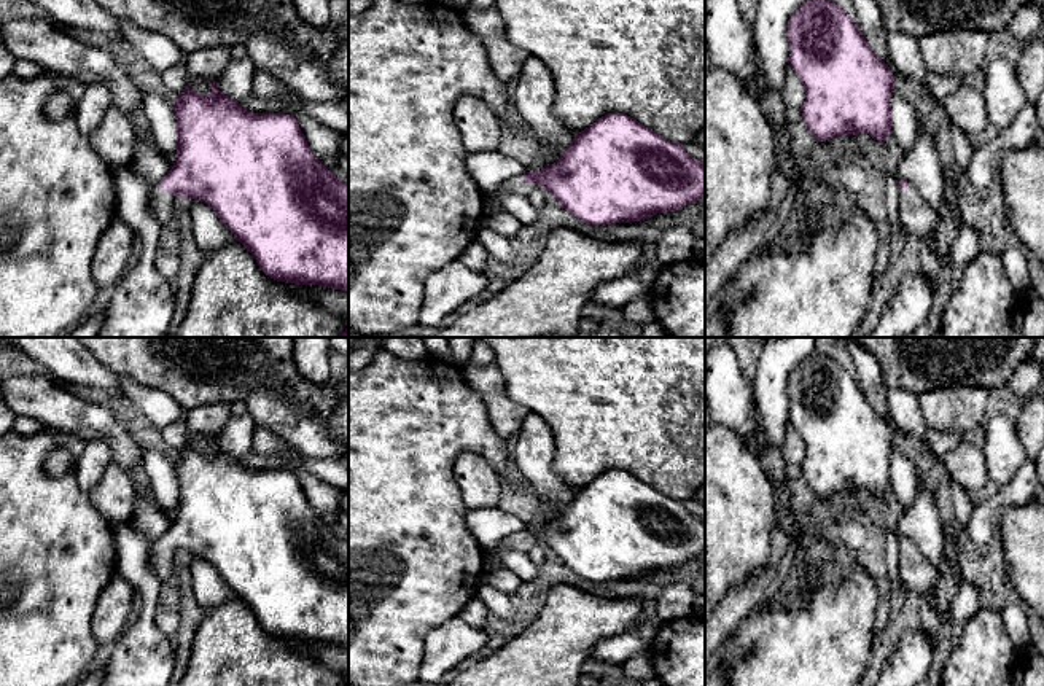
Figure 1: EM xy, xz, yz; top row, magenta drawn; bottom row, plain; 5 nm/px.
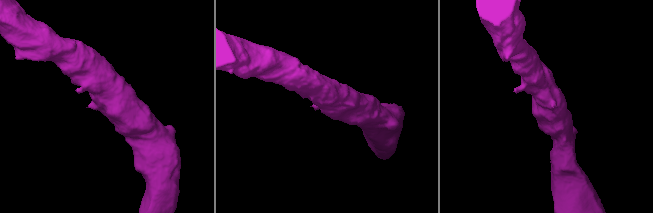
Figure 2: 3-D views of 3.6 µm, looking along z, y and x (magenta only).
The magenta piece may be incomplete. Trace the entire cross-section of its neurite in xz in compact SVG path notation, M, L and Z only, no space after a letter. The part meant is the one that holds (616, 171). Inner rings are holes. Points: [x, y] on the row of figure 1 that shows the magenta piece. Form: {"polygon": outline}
{"polygon": "M608 113L578 132L557 162L514 177L500 191L528 196L540 186L582 223L645 221L697 204L705 194L705 164L689 156L683 143L660 137L624 113Z"}

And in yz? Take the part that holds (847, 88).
{"polygon": "M807 0L788 21L788 43L788 64L805 91L801 111L807 129L820 142L869 134L883 143L891 134L893 72L875 56L848 13L831 0Z"}

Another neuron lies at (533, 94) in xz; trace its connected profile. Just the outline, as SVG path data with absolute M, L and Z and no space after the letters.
M527 57L516 78L512 100L527 129L546 148L546 166L557 162L576 134L552 113L555 81L543 60Z

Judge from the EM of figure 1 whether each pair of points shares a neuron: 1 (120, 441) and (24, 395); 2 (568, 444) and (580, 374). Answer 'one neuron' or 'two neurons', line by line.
1: one neuron
2: one neuron

